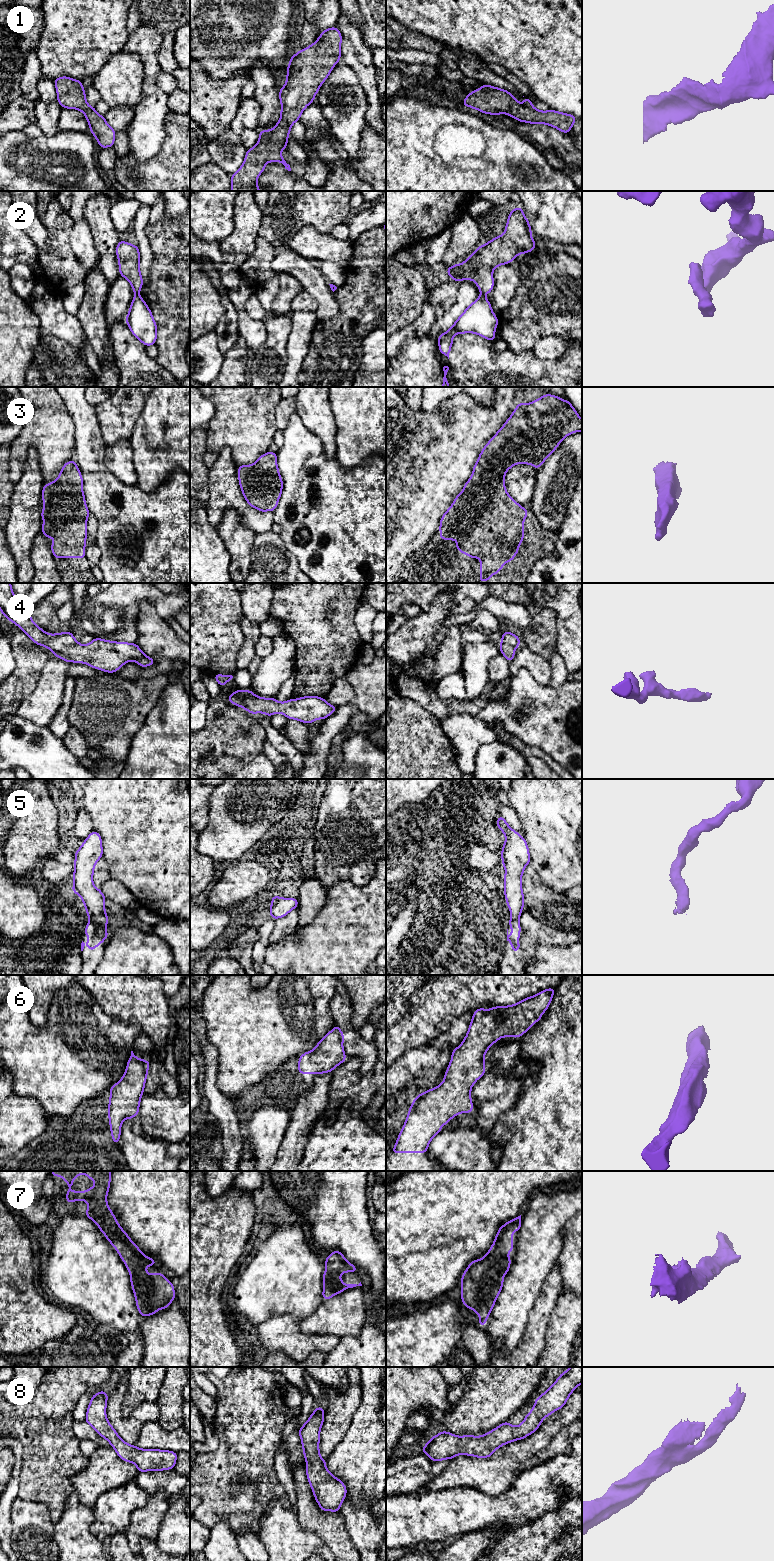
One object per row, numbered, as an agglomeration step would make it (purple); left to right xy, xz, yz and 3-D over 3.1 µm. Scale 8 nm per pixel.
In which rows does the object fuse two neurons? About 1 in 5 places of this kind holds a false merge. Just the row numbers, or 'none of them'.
2

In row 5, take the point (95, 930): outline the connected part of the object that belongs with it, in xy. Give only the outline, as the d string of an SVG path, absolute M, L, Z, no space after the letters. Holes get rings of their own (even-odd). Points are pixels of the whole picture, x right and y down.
M92 831L75 852L73 864L72 891L81 897L89 918L84 933L88 937L87 945L90 951L95 950L109 935L106 931L108 923L108 915L105 911L106 898L93 883L95 864L102 855L101 835Z

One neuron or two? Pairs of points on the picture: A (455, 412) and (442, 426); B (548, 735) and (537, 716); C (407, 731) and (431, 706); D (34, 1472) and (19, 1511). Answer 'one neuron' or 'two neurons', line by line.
A: one neuron
B: one neuron
C: two neurons
D: two neurons

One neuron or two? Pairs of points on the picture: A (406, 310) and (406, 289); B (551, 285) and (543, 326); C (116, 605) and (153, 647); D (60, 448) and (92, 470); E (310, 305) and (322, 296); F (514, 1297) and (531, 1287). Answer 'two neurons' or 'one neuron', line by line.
A: one neuron
B: one neuron
C: two neurons
D: two neurons
E: two neurons
F: one neuron

